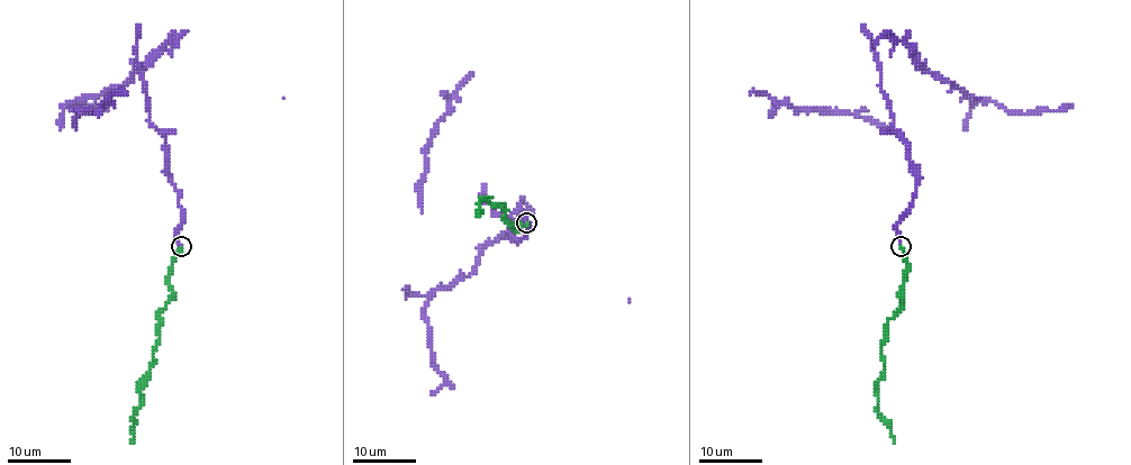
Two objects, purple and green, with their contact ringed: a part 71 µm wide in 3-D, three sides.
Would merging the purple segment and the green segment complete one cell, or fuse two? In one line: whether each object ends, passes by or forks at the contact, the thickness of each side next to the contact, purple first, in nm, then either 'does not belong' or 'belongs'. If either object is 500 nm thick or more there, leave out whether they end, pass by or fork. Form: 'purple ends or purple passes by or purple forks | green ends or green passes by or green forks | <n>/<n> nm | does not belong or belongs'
purple ends | green ends | 190/280 nm | belongs

